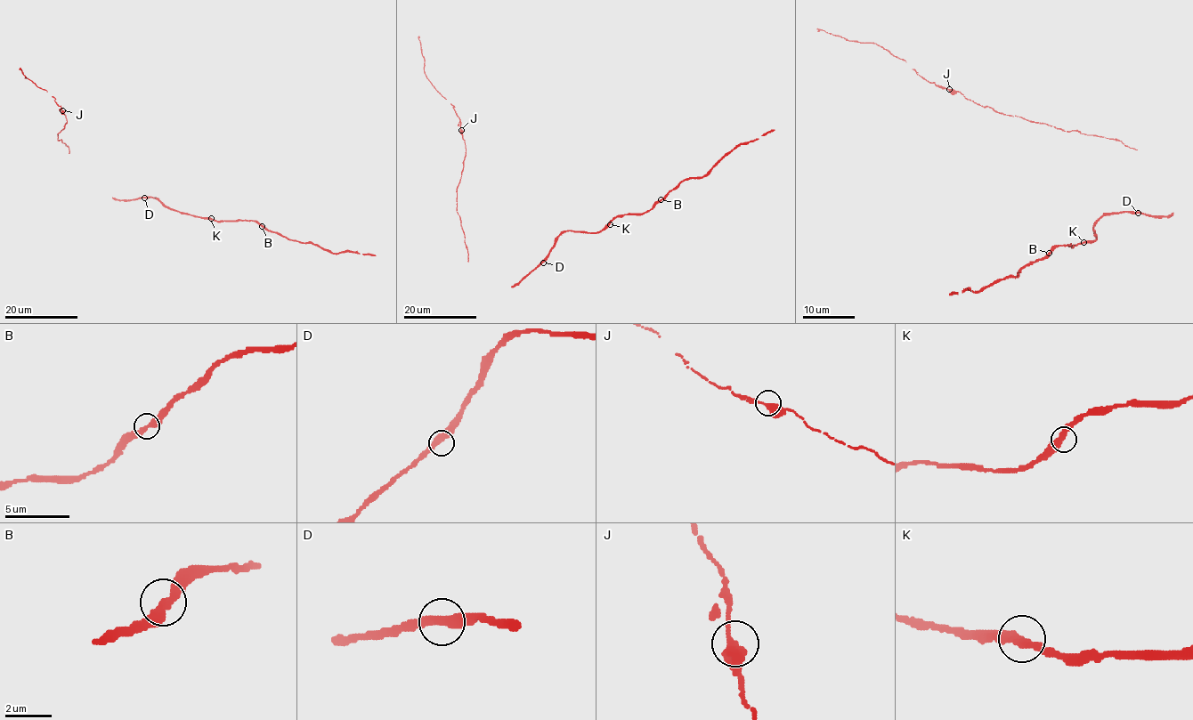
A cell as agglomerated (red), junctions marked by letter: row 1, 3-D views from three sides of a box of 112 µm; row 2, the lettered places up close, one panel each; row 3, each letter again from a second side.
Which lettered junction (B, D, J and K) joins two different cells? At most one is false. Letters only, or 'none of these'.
none of these

